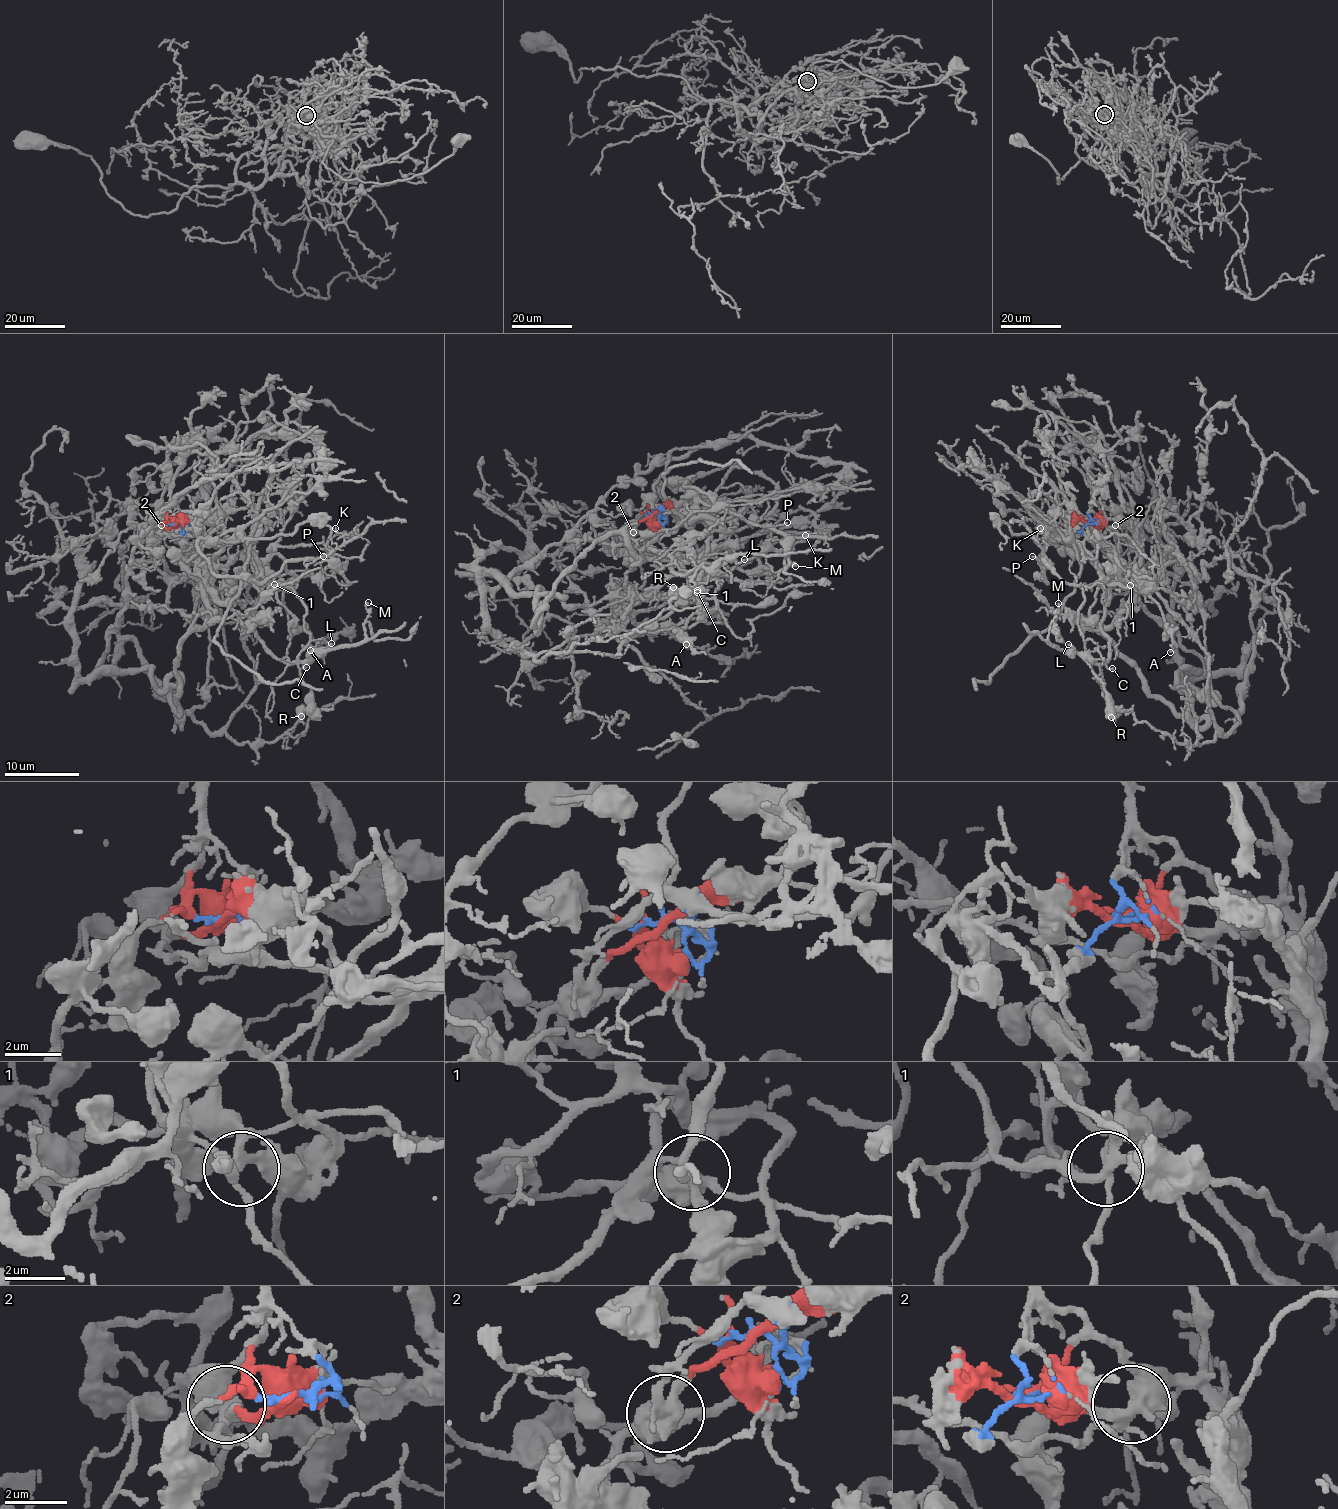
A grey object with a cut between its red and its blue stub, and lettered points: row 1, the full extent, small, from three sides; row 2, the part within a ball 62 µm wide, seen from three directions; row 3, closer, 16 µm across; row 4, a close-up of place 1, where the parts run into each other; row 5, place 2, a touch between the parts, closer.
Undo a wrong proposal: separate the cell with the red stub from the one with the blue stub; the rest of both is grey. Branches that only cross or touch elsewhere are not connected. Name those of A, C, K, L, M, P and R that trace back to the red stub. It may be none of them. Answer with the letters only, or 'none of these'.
R

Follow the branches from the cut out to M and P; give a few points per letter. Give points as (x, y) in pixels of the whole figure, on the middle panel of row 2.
M: (653, 513), (696, 510), (709, 523), (703, 563), (725, 553), (730, 561), (714, 563), (773, 554), (795, 565)
P: (653, 513), (689, 510), (695, 495), (680, 482), (685, 482), (719, 511), (749, 523), (787, 522)

